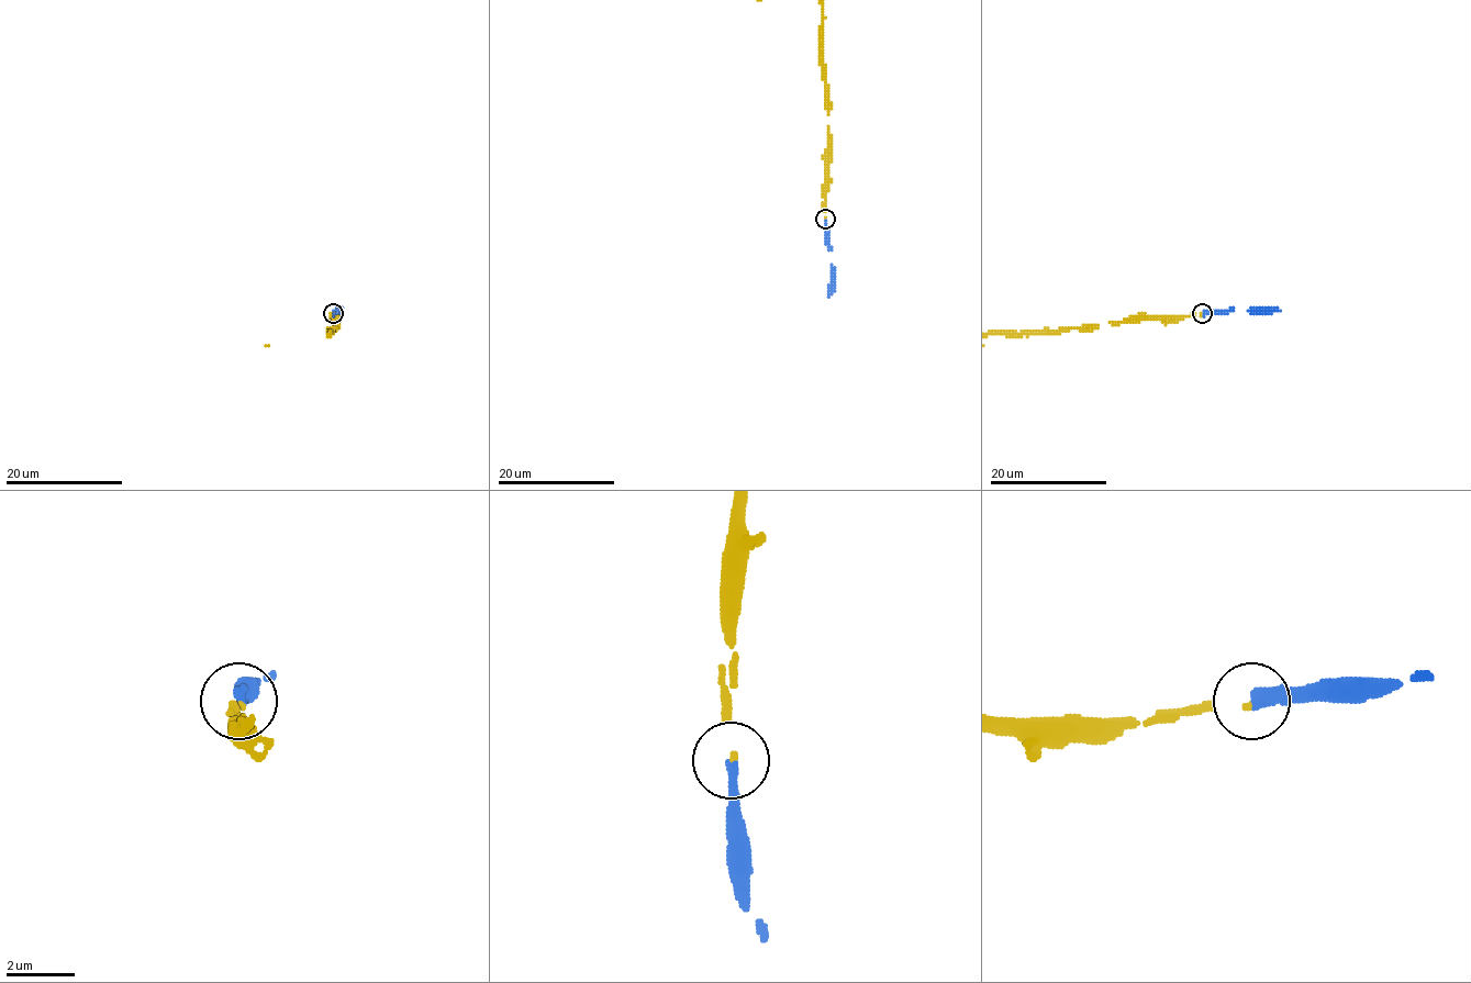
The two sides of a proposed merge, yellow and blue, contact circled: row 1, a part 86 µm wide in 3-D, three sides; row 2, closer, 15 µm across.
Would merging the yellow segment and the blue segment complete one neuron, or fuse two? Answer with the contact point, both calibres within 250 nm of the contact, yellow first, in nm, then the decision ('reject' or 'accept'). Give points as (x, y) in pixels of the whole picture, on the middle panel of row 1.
at (825, 219); 100 nm thick on the yellow side, 320 nm on the other; accept

